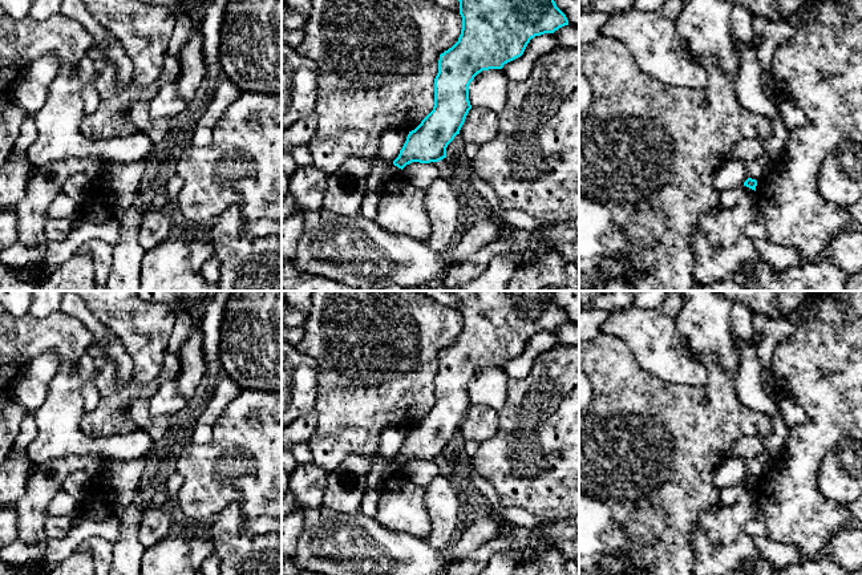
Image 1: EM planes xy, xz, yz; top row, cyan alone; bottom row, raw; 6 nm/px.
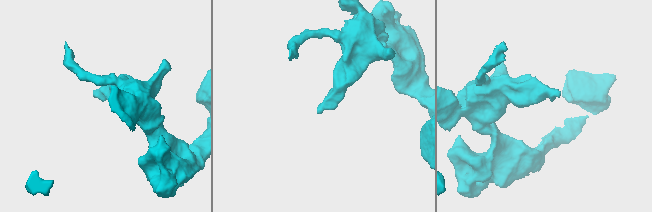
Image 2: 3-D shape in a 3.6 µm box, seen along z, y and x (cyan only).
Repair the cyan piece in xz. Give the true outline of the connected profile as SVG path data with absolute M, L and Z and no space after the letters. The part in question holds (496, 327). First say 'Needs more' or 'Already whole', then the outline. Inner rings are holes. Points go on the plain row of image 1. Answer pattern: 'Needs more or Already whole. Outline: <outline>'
Already whole. Outline: M454 291L460 299L462 327L458 339L440 352L434 376L434 404L421 421L409 429L393 462L404 466L412 459L430 461L446 455L446 445L454 437L472 406L469 382L482 368L502 367L521 355L535 333L554 331L568 323L557 304L553 291Z

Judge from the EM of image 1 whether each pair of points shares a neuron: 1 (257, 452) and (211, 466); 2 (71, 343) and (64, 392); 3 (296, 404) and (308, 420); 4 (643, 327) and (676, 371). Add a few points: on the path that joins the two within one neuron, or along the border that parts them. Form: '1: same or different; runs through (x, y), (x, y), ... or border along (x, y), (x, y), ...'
1: same; runs through (246, 452), (233, 454), (222, 465)
2: different; border along (63, 360), (69, 360), (75, 364)
3: different; border along (312, 409), (295, 420)
4: same; runs through (652, 337), (656, 347), (670, 360)

